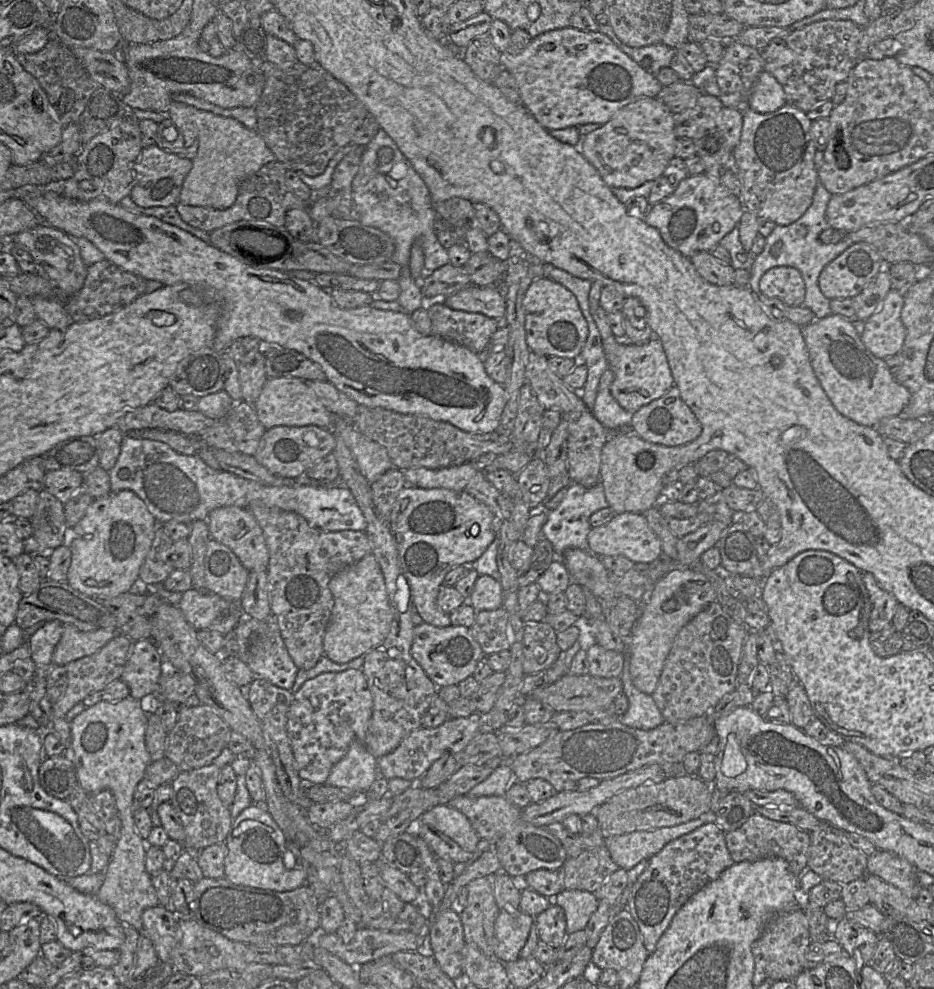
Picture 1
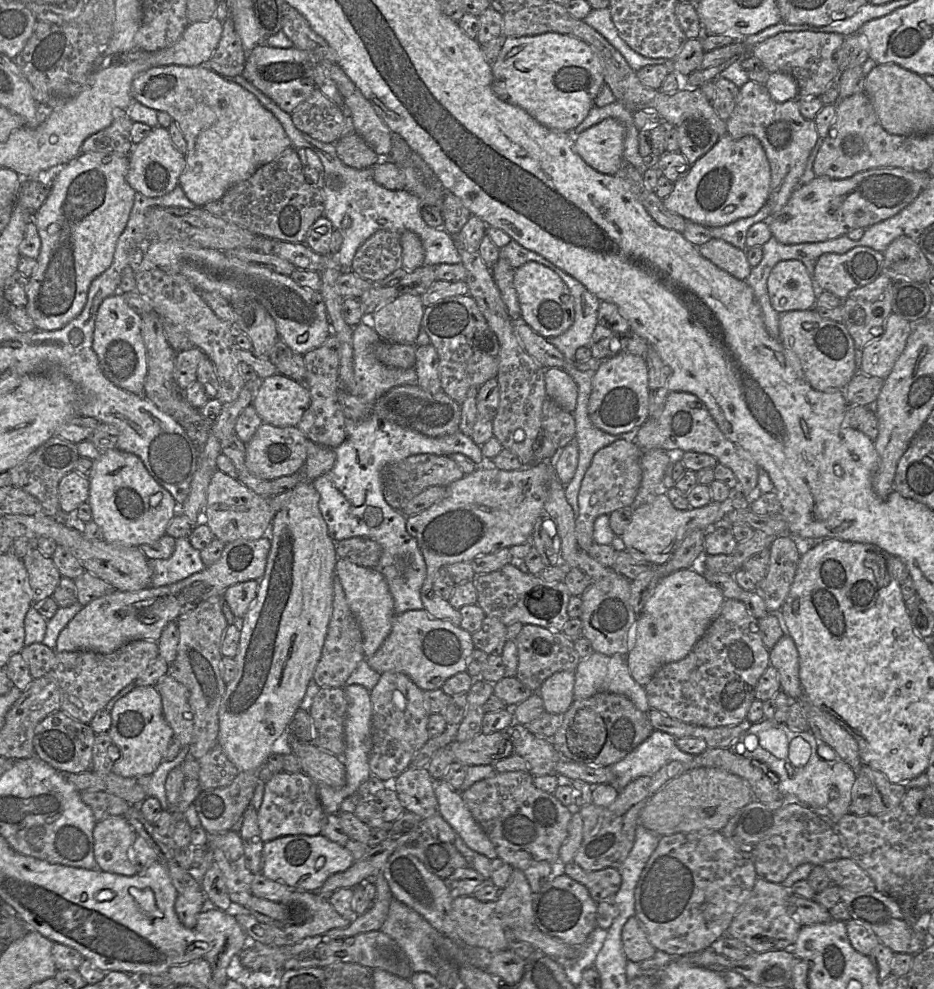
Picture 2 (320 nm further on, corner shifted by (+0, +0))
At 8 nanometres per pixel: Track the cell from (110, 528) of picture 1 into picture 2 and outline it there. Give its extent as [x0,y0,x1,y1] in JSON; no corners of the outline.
[87,448,181,547]

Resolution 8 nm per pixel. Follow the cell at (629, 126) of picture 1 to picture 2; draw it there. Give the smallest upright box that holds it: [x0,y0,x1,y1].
[574,118,625,175]

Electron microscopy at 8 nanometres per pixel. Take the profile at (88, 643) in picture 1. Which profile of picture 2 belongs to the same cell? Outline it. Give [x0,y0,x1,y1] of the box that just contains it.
[55,532,271,654]

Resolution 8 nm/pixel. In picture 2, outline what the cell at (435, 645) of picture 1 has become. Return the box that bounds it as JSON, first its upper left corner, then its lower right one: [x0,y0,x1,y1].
[366,609,475,691]

